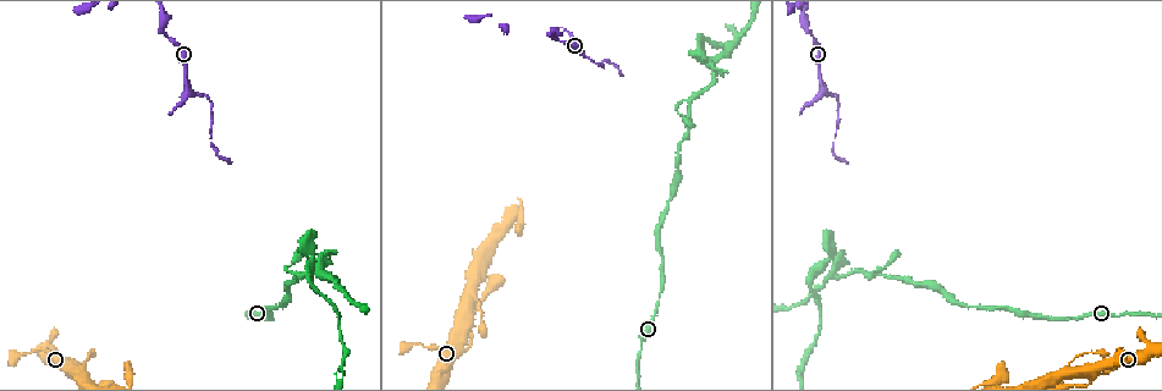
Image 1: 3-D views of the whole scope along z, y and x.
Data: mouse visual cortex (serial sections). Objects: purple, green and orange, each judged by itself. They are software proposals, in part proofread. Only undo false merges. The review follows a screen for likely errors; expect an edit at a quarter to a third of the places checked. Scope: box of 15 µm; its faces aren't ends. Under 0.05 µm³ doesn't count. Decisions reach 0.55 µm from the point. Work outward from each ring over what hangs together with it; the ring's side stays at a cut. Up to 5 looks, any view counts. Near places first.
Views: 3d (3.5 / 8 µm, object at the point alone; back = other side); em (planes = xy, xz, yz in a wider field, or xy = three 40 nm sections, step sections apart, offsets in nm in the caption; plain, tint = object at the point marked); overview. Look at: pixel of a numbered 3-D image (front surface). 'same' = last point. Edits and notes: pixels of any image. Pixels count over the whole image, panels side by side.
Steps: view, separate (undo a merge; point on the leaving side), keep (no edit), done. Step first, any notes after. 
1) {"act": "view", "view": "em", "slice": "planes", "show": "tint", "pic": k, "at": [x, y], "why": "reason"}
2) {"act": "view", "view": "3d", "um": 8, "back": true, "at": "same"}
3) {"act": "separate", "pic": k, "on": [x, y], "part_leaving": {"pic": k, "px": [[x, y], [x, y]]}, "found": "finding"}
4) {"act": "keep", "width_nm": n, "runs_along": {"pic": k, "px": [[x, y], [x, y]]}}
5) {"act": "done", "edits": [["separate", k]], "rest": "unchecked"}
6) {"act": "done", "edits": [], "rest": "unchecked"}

{"act": "view", "view": "3d", "um": 3.5, "pic": 1, "at": [579, 51], "why": "abrupt turn"}

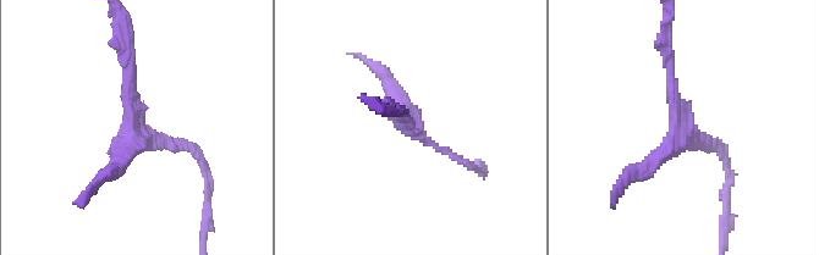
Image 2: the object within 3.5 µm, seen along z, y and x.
{"act": "view", "view": "em", "slice": "xy", "step": 5, "show": "tint", "pic": 2, "at": [405, 122]}

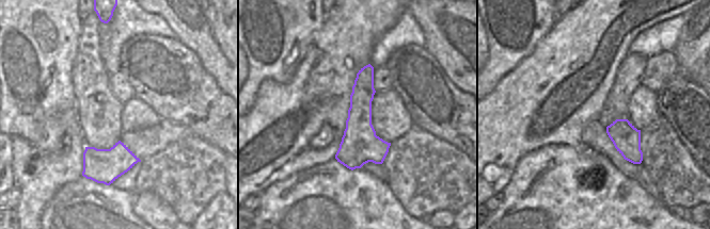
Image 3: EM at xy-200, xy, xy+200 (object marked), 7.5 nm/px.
{"act": "keep", "runs_along": {"pic": 3, "px": [[368, 67], [351, 166]]}, "found": "one cell here"}

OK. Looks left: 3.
{"act": "view", "view": "3d", "um": 3.5, "pic": 1, "at": [300, 272], "why": "abrupt turn"}

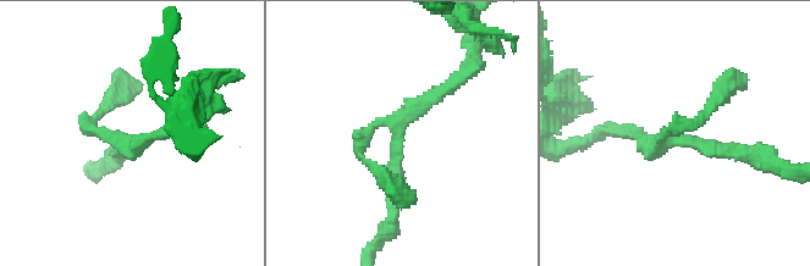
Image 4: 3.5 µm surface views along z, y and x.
{"act": "view", "view": "em", "slice": "xy", "step": 2, "show": "tint", "pic": 4, "at": [122, 140], "arms": 3, "arm_widths_nm": [150, 150, 200], "why": "shape alone is not enough"}

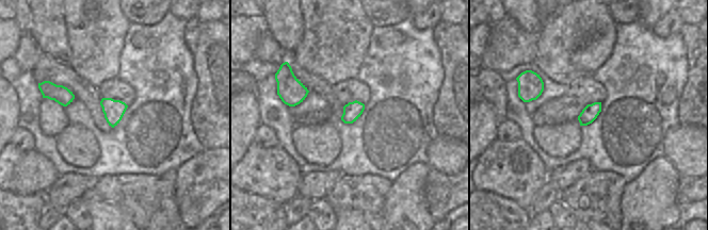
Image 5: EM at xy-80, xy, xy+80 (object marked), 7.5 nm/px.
{"act": "keep", "runs_along": {"pic": 4, "px": [[394, 206], [397, 125], [461, 78]]}, "found": "all the same cell"}

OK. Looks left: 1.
{"act": "done", "edits": [], "rest": "unchecked"}

